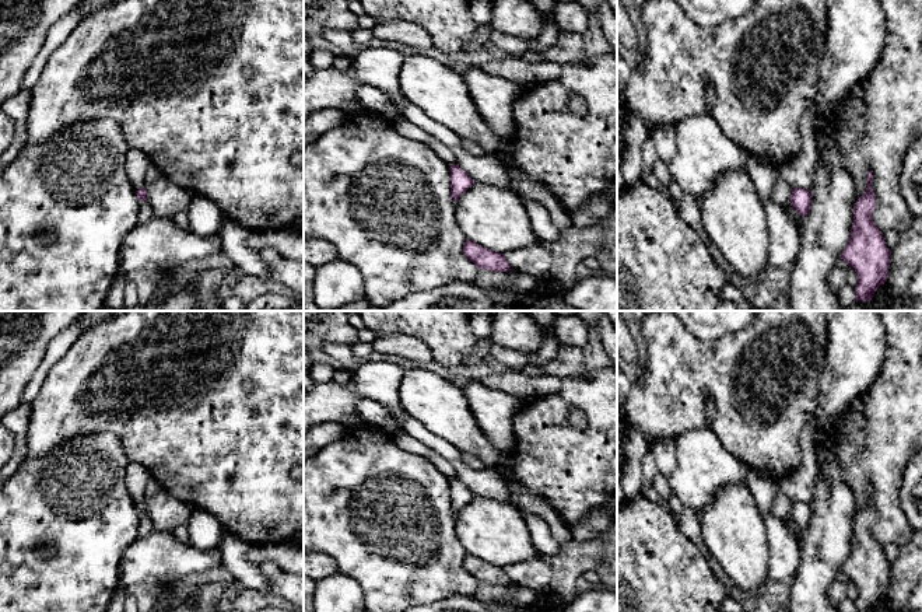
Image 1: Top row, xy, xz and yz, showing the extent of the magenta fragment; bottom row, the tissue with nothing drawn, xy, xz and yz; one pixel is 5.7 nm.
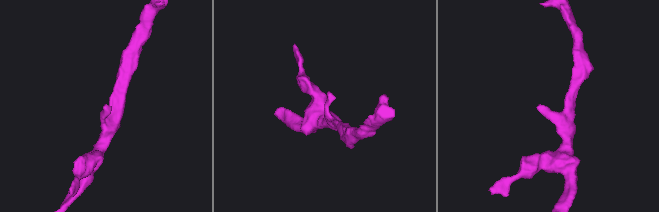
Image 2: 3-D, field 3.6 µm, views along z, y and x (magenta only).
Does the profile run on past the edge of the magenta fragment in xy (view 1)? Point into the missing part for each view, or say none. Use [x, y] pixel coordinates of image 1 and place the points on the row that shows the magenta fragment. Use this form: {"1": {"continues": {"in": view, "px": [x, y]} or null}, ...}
{"1": {"continues": null}}

